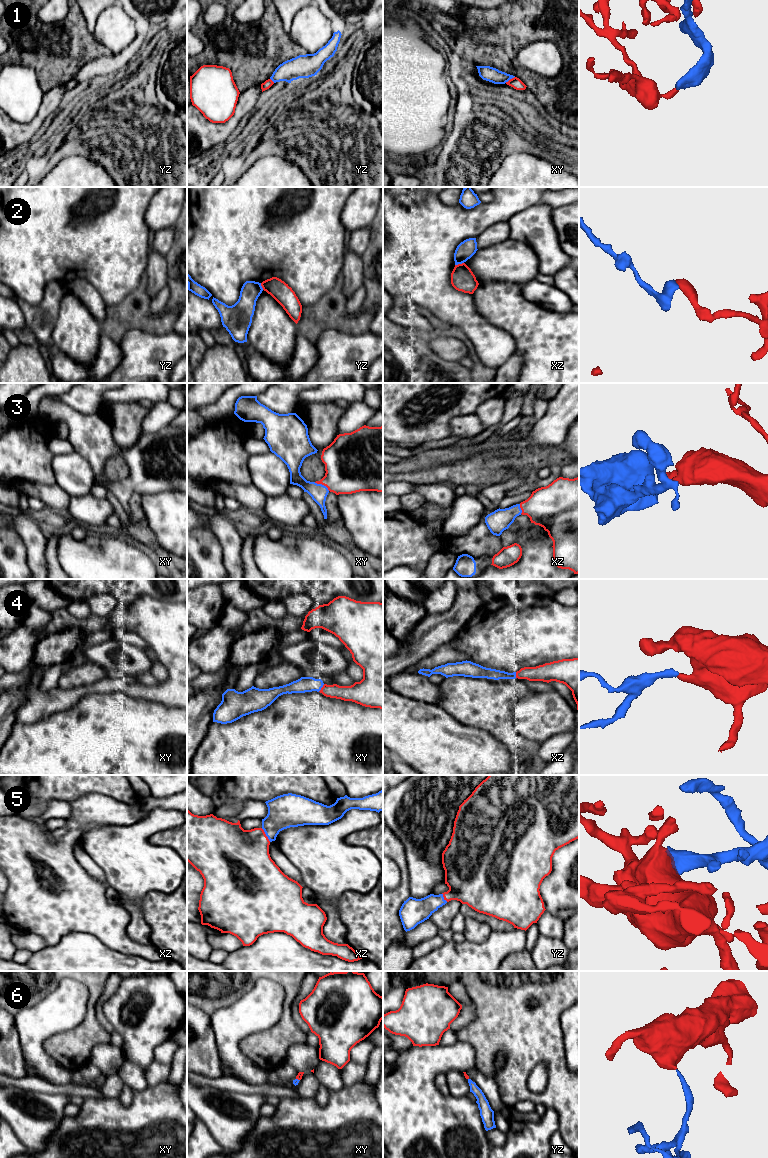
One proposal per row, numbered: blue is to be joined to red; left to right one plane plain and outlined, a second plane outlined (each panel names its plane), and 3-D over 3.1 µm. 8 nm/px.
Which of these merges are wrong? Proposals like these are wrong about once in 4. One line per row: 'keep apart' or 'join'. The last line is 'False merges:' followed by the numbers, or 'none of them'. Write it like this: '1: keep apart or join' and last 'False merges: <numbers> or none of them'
1: keep apart
2: keep apart
3: join
4: join
5: join
6: join
False merges: 1, 2

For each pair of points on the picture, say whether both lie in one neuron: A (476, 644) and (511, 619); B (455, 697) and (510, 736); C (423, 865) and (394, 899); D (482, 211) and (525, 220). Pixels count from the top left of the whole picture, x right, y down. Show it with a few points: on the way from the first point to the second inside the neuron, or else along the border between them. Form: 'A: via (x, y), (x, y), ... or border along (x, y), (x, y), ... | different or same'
A: via (485, 639), (491, 639), (502, 628) | same
B: via (469, 700), (476, 702), (496, 722) | same
C: border along (405, 858), (411, 896) | different
D: border along (531, 206), (516, 212), (507, 221) | different

